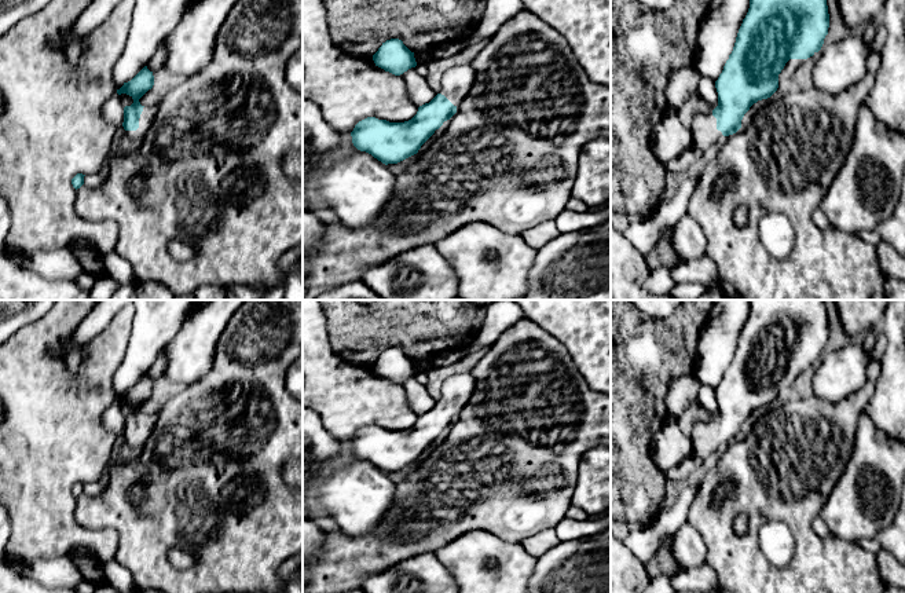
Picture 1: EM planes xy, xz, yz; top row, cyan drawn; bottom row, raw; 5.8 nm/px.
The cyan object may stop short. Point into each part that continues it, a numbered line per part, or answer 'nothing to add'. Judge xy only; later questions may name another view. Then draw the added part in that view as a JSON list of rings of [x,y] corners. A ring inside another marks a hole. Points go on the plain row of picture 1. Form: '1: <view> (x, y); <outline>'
1: xy (149, 420); [[[157,411],[144,414],[139,427],[139,436],[136,439],[127,439],[127,443],[142,451],[151,436],[155,421],[157,421]]]

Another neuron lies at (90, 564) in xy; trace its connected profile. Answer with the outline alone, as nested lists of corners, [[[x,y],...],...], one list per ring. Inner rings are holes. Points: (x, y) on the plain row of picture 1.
[[[72,552],[70,557],[80,568],[84,579],[98,586],[105,582],[103,572],[100,570],[100,559],[98,554],[87,554],[84,552]]]

